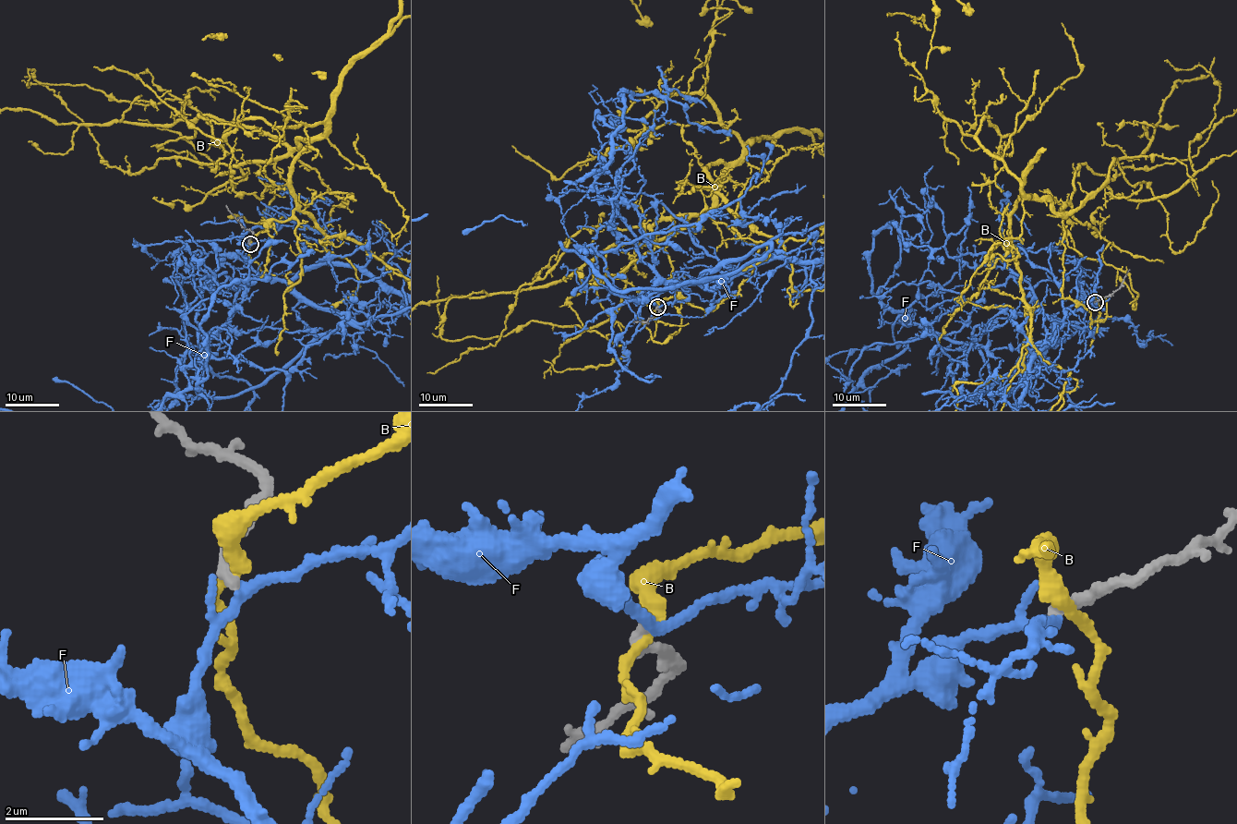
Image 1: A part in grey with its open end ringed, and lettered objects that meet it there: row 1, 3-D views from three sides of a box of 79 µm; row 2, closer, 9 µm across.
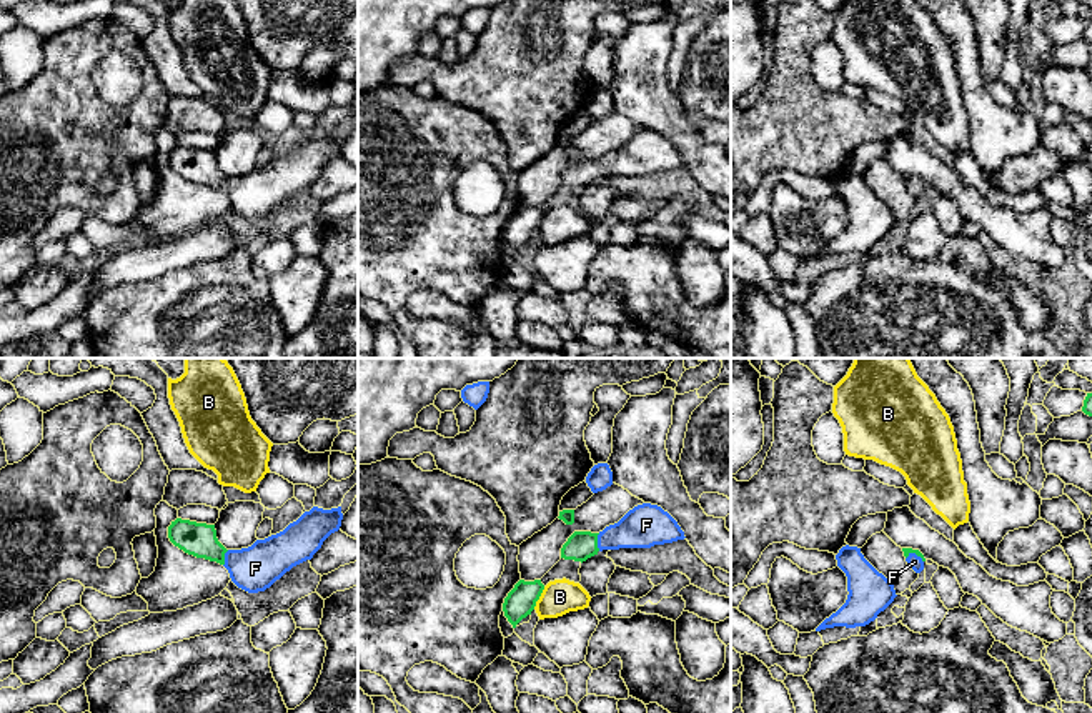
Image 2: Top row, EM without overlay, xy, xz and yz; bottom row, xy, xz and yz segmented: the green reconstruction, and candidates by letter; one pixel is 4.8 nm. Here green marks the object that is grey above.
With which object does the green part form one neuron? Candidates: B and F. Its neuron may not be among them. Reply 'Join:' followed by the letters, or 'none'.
Join: F

